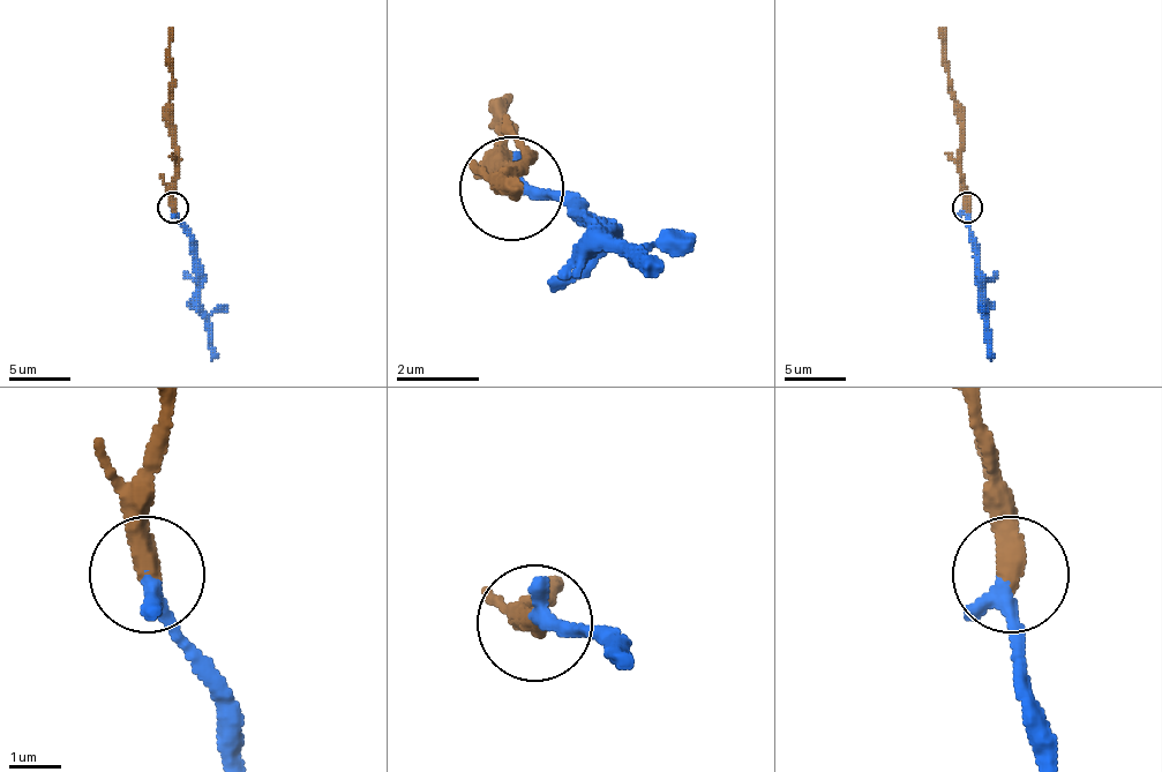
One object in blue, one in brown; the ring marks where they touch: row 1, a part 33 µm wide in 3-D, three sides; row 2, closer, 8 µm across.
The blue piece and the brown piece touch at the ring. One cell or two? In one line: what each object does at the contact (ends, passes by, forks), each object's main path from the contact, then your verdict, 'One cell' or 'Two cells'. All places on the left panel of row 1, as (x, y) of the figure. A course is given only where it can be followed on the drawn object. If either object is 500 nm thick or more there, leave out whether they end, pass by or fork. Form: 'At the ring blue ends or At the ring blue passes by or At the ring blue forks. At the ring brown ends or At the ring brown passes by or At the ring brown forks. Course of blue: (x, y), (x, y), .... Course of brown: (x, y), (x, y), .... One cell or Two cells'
At the ring blue ends. At the ring brown ends. Course of blue: (172, 208), (190, 238), (200, 315), (205, 321), (211, 360). Course of brown: (172, 208), (172, 187), (178, 171), (169, 65), (172, 28). One cell

